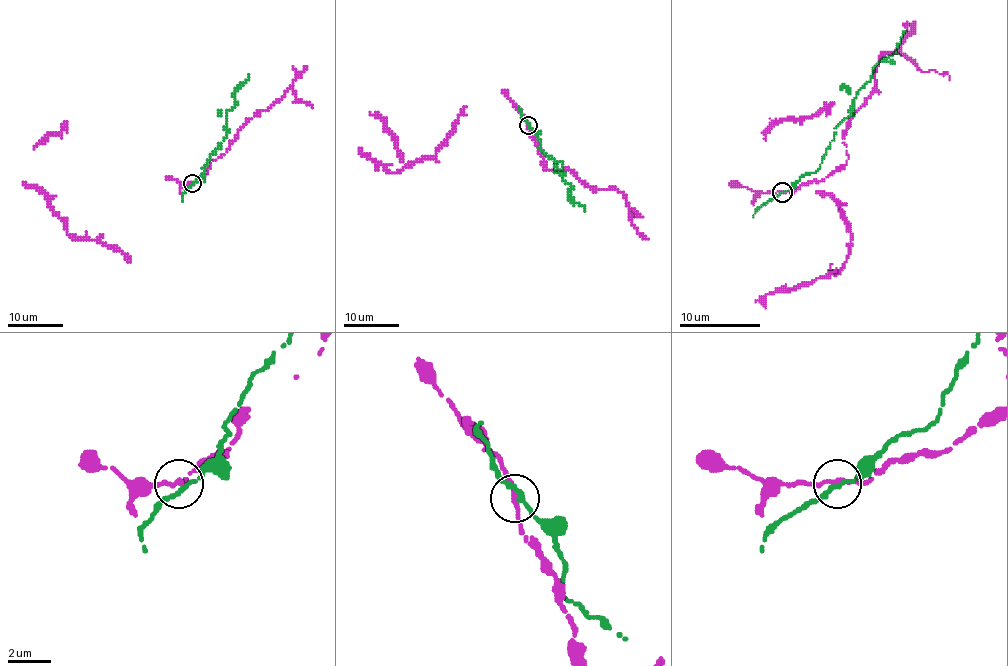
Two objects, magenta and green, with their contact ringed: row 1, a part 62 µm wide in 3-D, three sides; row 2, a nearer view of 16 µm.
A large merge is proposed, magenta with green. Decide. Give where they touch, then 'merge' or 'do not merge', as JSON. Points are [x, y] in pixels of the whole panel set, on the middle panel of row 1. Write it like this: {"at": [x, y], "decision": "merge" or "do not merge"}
{"at": [528, 125], "decision": "do not merge"}

